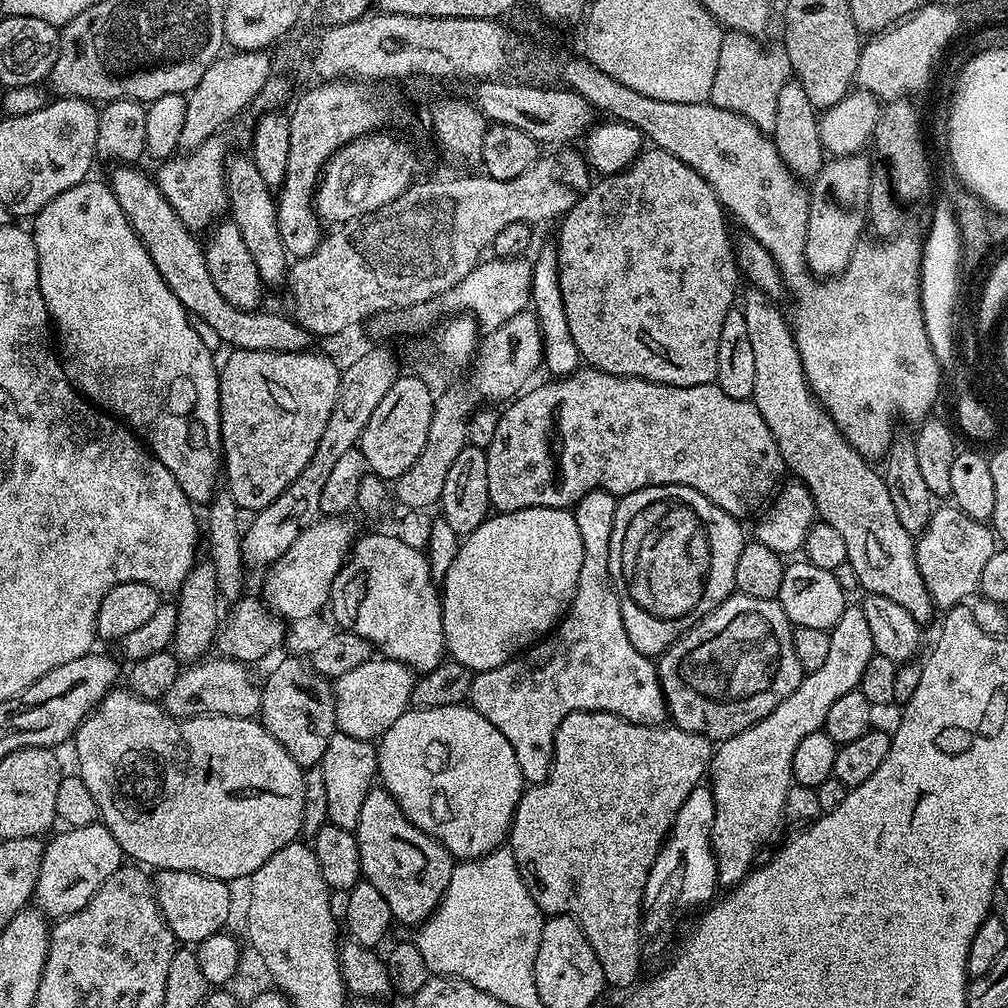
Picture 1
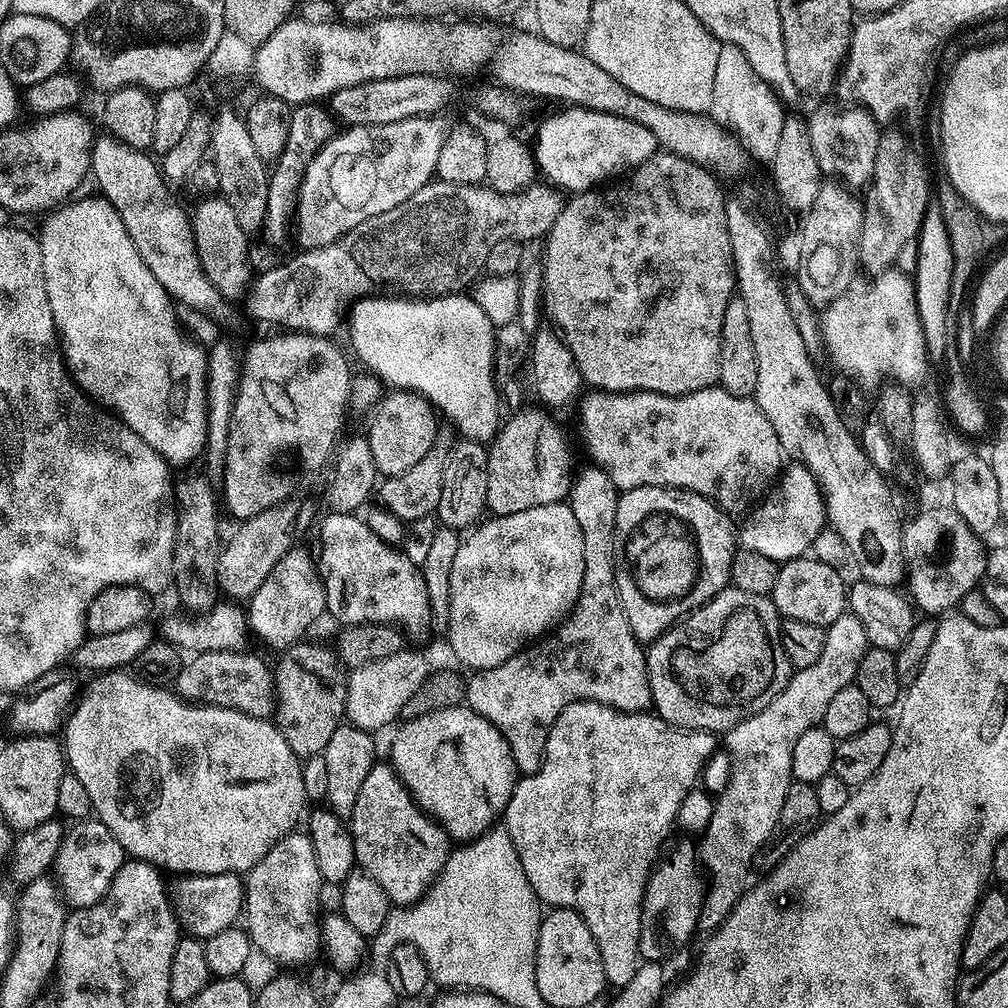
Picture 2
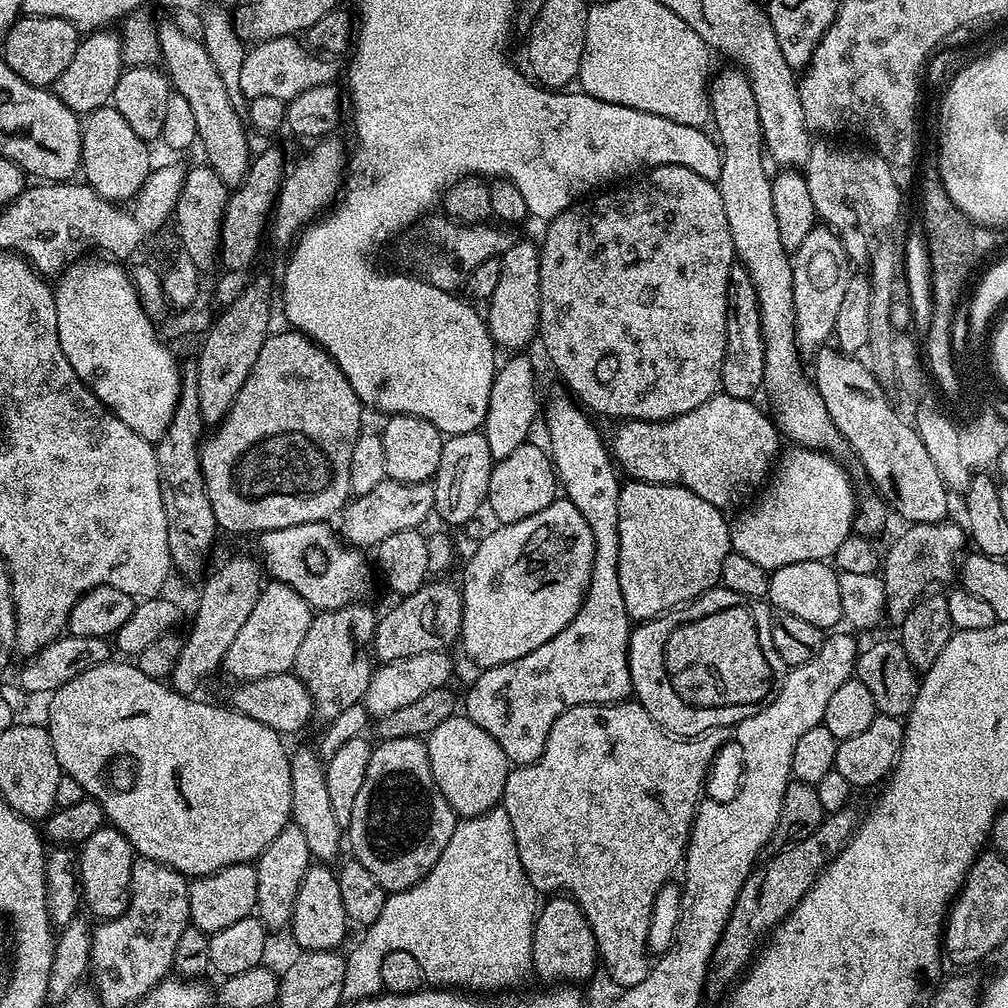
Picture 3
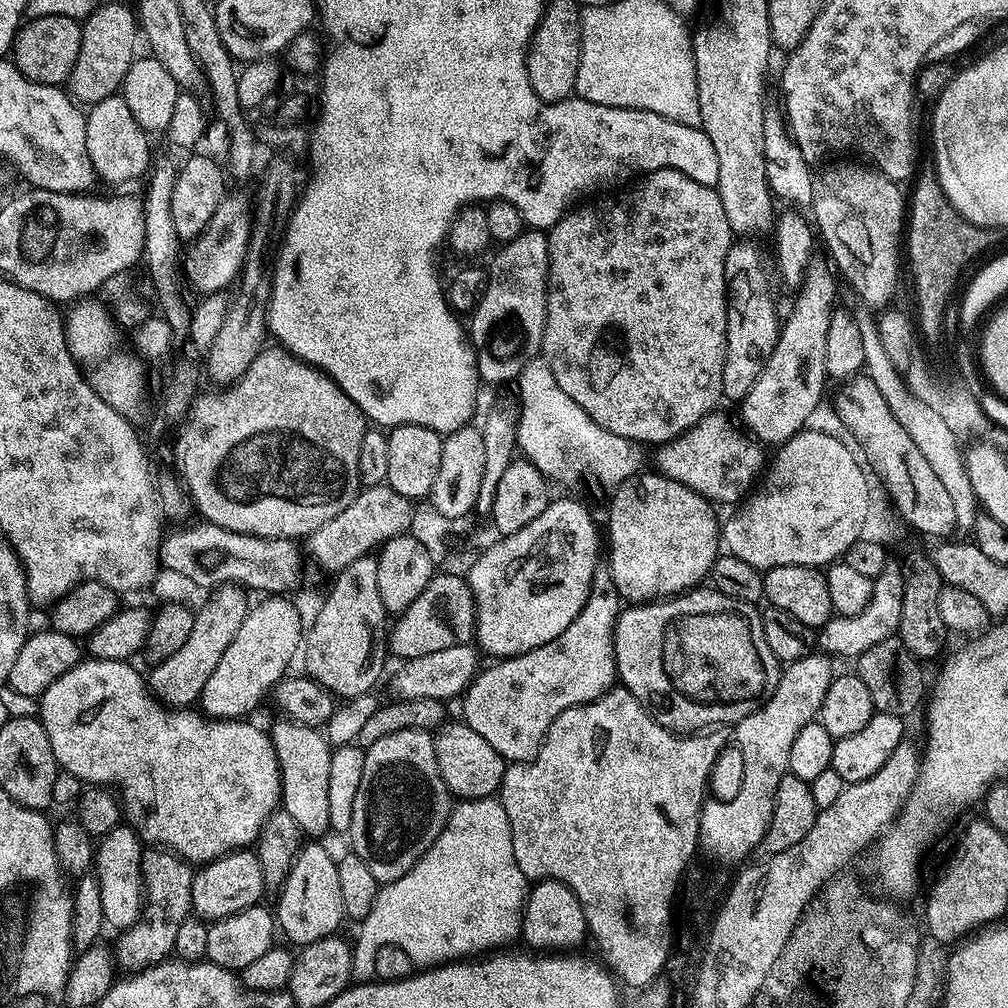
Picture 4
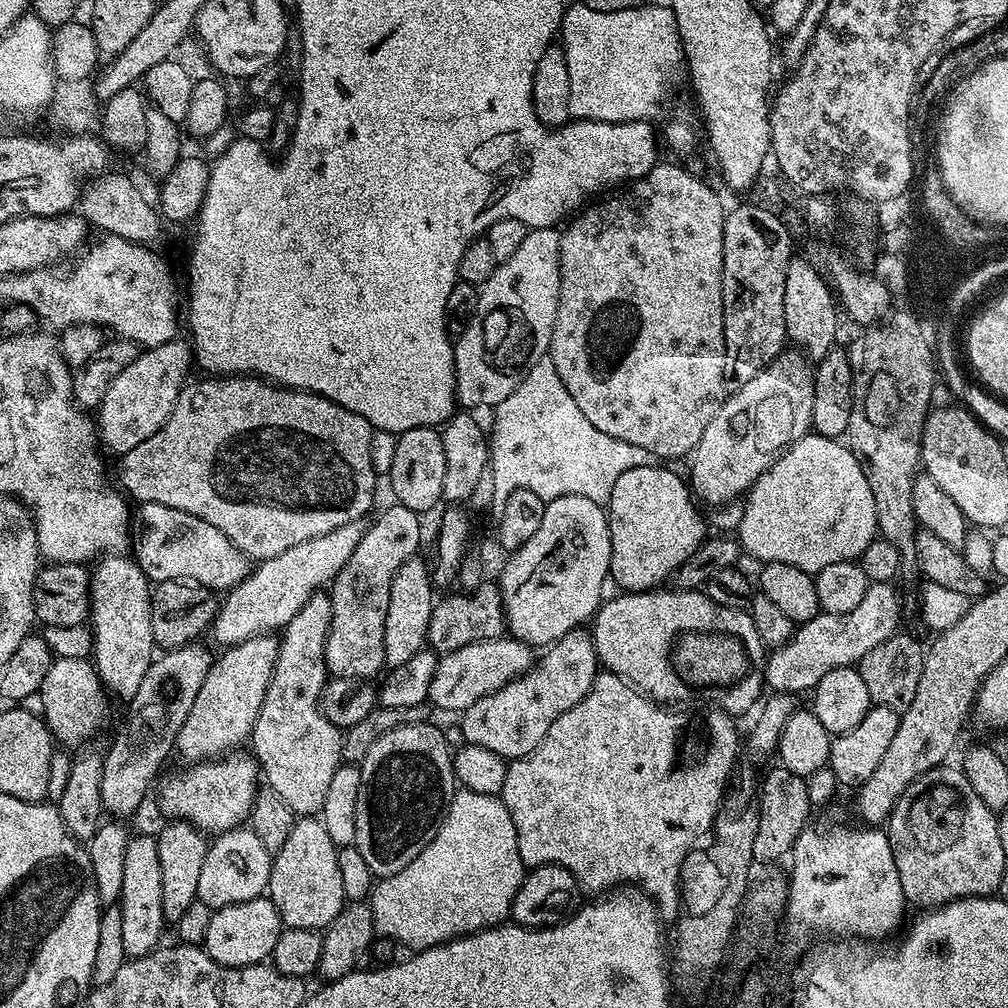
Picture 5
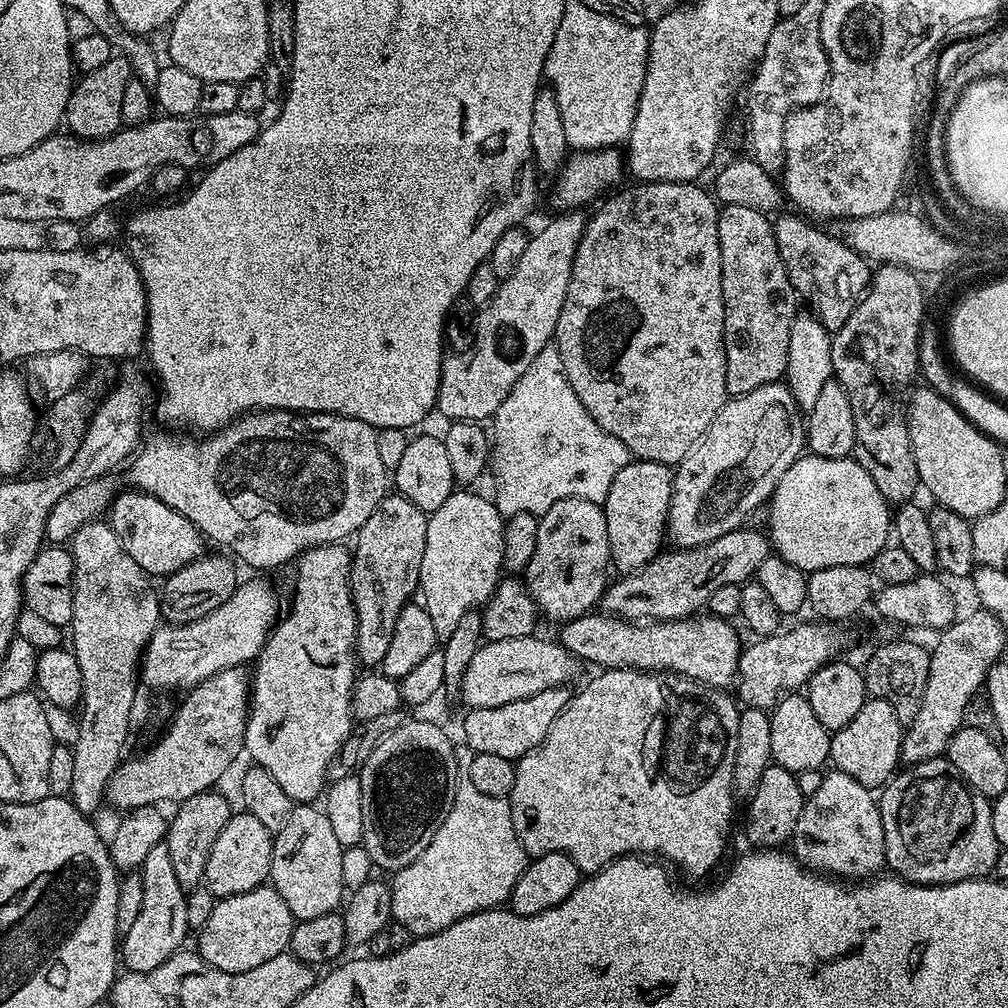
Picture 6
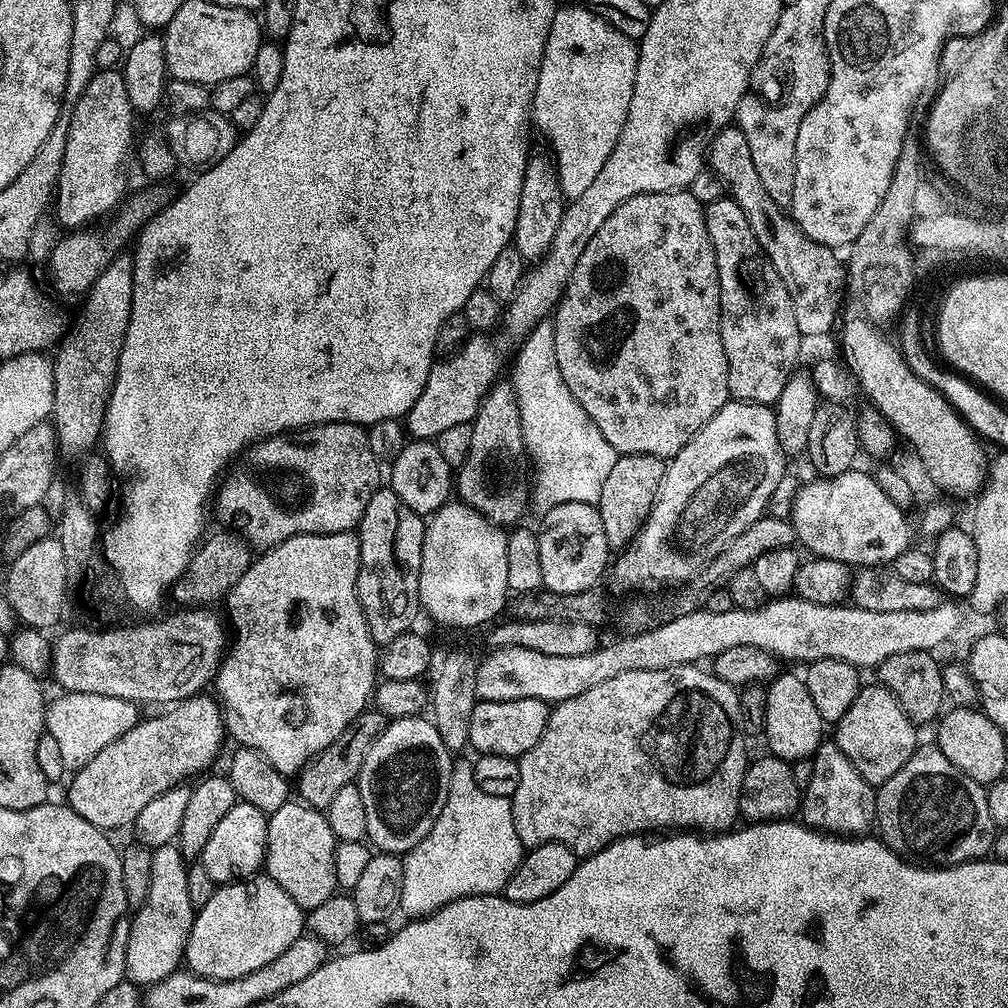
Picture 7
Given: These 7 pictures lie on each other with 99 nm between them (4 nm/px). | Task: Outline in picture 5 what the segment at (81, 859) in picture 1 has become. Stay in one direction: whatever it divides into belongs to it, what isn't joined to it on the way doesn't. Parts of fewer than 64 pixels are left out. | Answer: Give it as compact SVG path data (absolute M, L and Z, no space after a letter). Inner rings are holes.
M133 835L126 846L118 901L122 912L122 941L128 958L149 955L155 952L161 943L160 935L163 934L164 928L166 929L163 897L162 866L158 858L156 836Z

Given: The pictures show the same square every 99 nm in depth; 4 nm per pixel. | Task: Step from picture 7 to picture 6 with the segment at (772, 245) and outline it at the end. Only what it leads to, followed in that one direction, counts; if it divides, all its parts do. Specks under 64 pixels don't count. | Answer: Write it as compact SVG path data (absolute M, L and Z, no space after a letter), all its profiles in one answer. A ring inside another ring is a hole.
M777 215L774 220L774 238L778 242L782 266L797 297L809 300L812 314L834 334L848 321L857 300L870 283L869 261L850 249L842 239L827 236L814 225L807 224L812 222L803 215L782 215Z

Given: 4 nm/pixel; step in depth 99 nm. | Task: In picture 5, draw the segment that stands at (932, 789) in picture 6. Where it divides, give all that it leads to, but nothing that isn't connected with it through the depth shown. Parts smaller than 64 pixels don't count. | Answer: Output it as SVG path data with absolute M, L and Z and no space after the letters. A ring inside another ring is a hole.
M948 767L931 768L910 782L886 821L890 850L894 854L894 866L898 866L905 901L909 905L917 904L920 910L940 908L971 896L991 897L999 893L1002 874L1006 870L1002 838L998 838L1000 821L997 813L992 812L978 794L974 794L974 786L970 786L963 770Z

